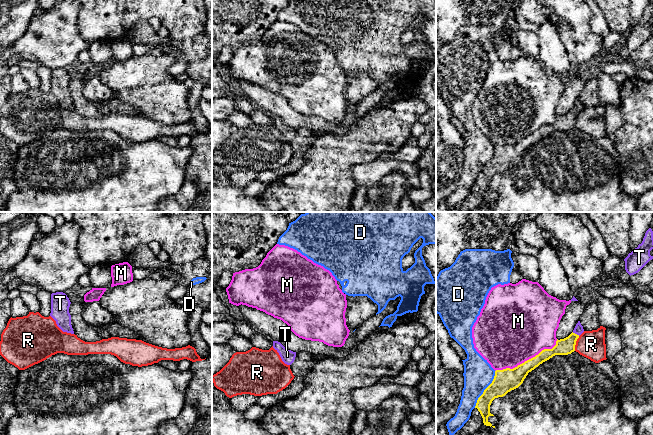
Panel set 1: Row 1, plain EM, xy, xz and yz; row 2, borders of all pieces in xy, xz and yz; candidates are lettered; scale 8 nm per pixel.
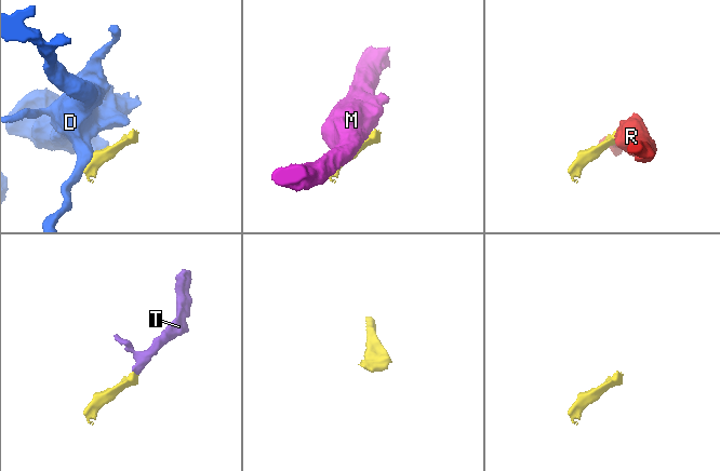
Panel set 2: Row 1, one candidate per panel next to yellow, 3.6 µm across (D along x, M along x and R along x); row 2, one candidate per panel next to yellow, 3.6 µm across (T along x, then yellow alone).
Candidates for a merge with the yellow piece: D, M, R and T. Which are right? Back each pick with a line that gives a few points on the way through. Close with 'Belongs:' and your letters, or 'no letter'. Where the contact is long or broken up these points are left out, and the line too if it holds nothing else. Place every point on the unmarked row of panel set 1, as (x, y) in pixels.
T: across yz (565, 122), (576, 110), (578, 105)
Belongs: T

